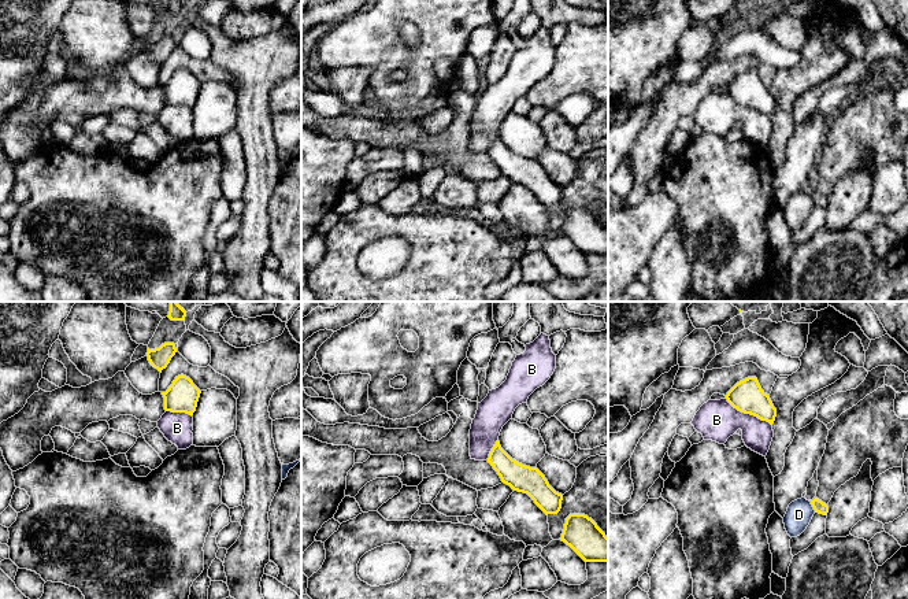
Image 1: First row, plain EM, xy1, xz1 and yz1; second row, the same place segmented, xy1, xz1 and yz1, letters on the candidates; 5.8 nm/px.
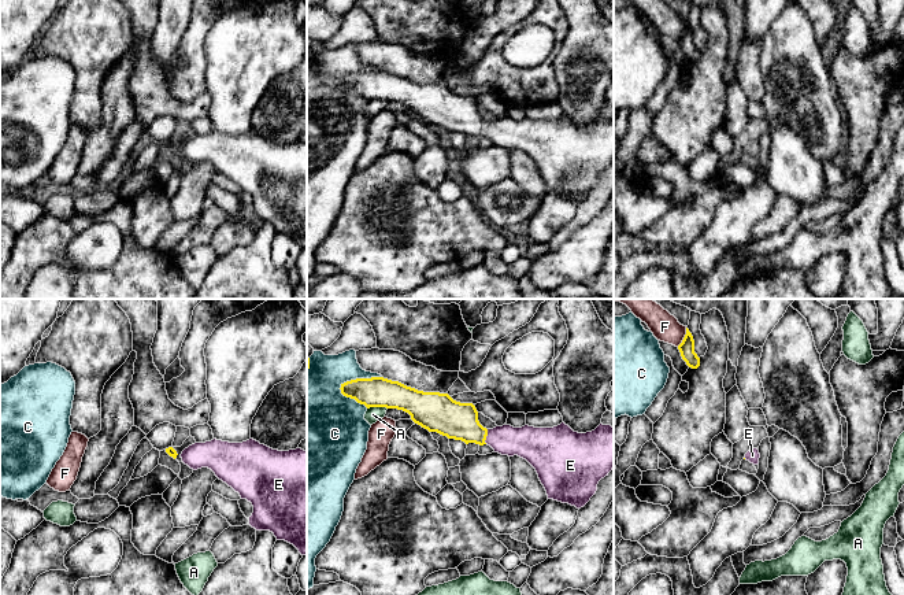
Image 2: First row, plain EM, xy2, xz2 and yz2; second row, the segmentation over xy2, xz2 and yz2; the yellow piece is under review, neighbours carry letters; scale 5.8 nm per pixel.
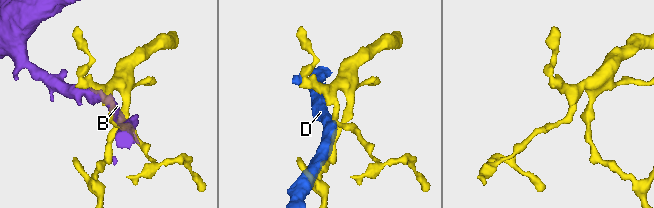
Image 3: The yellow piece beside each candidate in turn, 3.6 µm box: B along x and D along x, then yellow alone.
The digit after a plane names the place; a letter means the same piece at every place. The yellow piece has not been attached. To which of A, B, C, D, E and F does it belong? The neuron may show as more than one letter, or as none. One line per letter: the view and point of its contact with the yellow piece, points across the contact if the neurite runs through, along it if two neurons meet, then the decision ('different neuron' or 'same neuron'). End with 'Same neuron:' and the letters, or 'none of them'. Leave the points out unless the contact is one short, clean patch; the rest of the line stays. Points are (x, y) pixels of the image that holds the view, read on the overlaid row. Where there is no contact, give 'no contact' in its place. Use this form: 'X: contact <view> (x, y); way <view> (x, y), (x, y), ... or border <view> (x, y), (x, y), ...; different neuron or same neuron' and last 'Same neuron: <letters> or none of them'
A: contact xz2 (377, 406); border xz2 (386, 407), (367, 409); different neuron
B: contact yz1 (748, 413); border yz1 (726, 398), (738, 410), (766, 420), (771, 425); different neuron
C: contact xz2 (358, 379); different neuron
D: contact yz1 (812, 506); border yz1 (810, 502), (815, 511); different neuron
E: contact xz2 (486, 435); way xz2 (451, 418), (478, 435), (486, 435), (511, 442), (528, 442); same neuron
F: contact yz2 (684, 337); border yz2 (686, 328), (684, 339), (677, 346); different neuron
Same neuron: E

